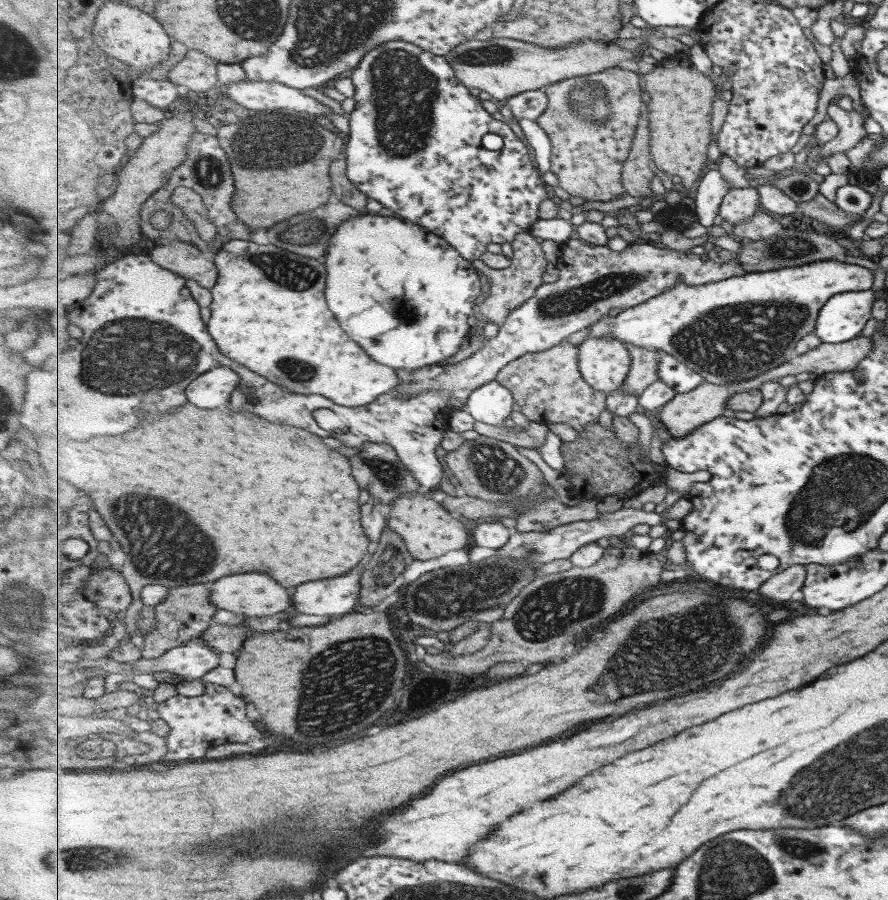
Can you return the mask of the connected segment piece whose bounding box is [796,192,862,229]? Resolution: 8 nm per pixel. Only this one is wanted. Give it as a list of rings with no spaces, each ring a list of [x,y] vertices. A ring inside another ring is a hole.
[[[817,192],[813,200],[809,202],[798,202],[796,203],[798,211],[804,216],[809,216],[817,222],[823,222],[832,229],[834,226],[844,226],[850,222],[856,222],[858,218],[861,218],[862,214],[857,216],[849,216],[845,214],[843,210],[839,210],[835,204]]]

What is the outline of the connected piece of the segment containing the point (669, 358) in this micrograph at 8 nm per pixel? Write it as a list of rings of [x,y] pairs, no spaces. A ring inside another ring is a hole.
[[[659,351],[659,378],[677,393],[687,393],[702,387],[705,382],[702,373],[695,372],[680,358],[665,351]]]

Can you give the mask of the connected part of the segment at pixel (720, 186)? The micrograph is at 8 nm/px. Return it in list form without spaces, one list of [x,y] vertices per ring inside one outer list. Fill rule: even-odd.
[[[717,169],[707,170],[699,182],[695,198],[695,213],[699,216],[701,225],[713,226],[717,216],[720,216],[723,199],[730,189],[728,183]]]

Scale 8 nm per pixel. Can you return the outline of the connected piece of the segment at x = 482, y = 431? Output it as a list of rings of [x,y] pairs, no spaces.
[[[476,421],[473,430],[482,436],[509,441],[516,444],[517,447],[535,450],[541,449],[549,436],[549,426],[532,421],[529,421],[525,429],[487,425]]]

